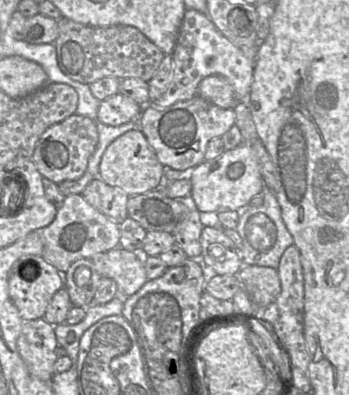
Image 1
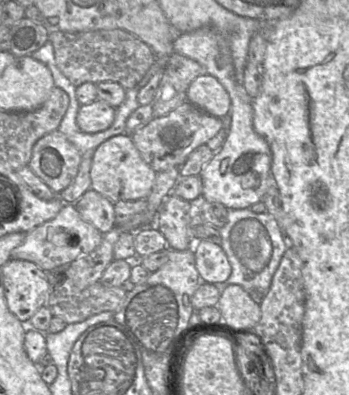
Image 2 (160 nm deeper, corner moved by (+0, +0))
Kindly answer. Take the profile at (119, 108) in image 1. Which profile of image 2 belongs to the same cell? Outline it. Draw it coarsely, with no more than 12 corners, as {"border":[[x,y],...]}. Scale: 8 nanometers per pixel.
{"border":[[103,100],[81,105],[76,123],[85,133],[108,129],[116,108]]}

